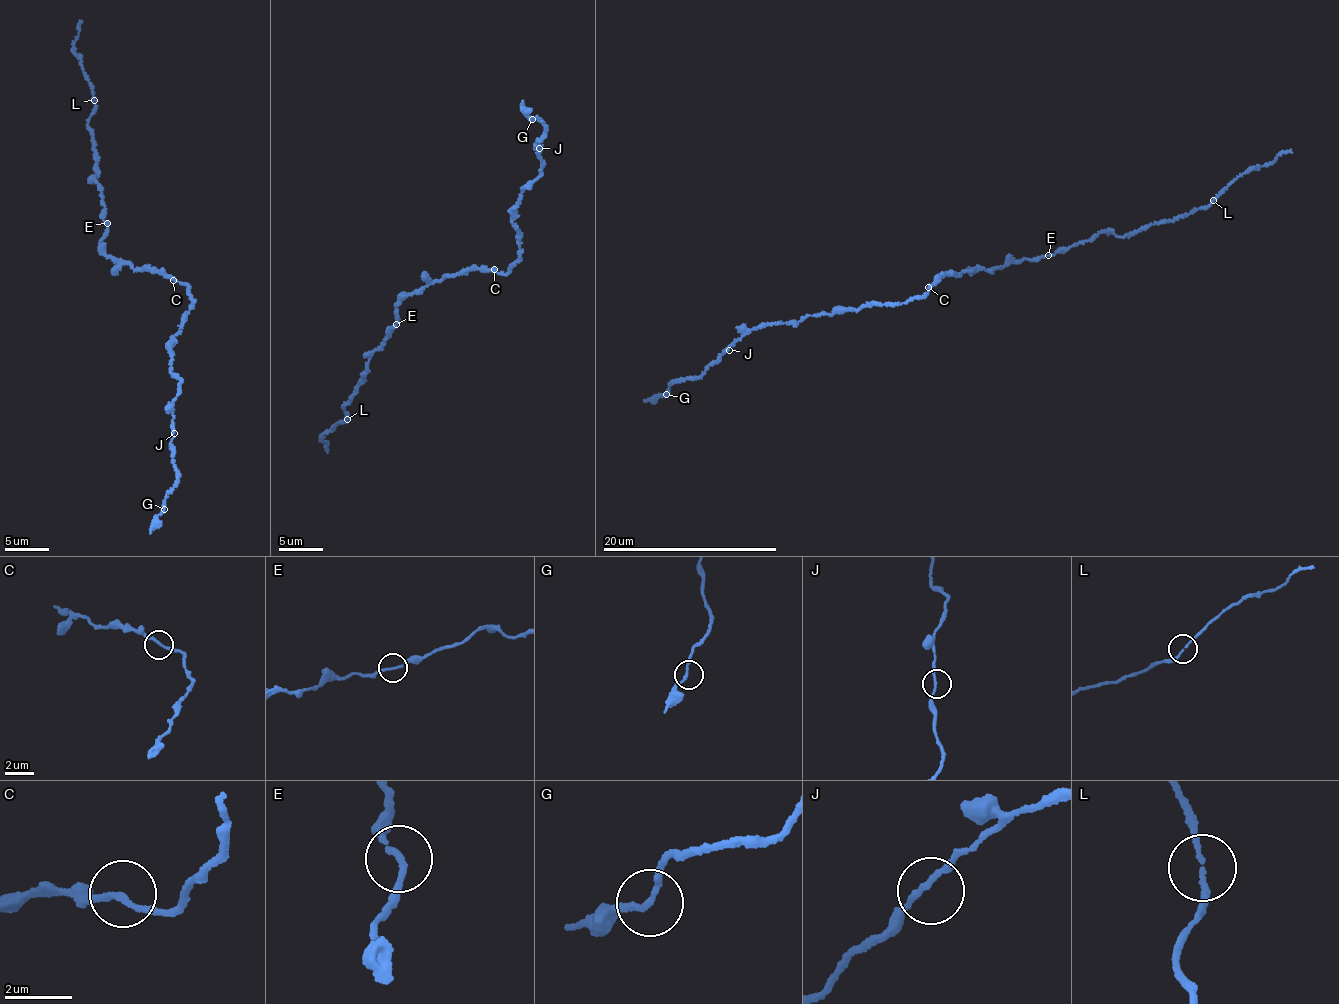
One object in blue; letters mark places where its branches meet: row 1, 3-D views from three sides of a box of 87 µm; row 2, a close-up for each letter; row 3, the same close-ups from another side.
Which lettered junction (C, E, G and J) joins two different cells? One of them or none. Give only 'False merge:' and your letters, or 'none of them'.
False merge: none of them

